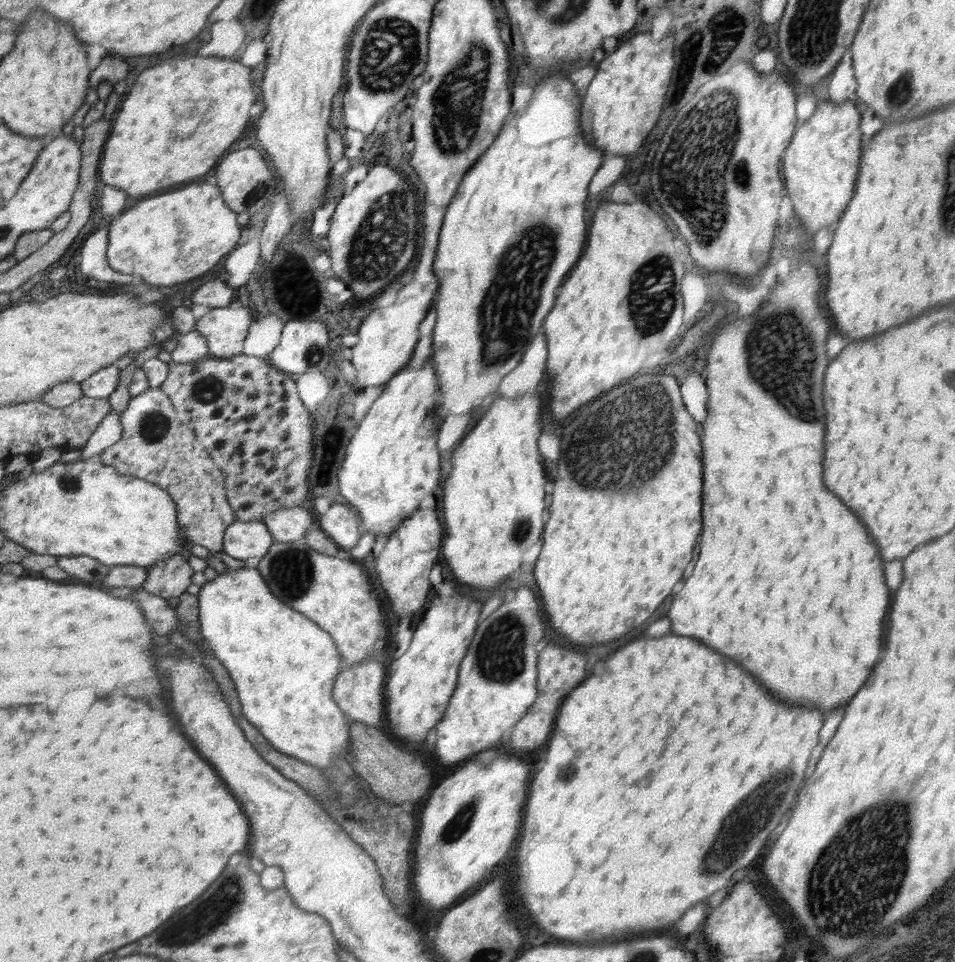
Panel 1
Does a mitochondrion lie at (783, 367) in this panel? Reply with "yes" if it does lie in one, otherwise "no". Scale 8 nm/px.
yes

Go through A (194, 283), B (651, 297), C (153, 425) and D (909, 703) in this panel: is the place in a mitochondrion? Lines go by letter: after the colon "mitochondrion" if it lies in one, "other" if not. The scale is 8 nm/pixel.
A: other
B: mitochondrion
C: mitochondrion
D: other

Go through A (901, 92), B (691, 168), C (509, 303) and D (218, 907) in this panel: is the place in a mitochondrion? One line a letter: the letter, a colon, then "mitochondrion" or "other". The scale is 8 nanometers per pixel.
A: mitochondrion
B: mitochondrion
C: mitochondrion
D: mitochondrion

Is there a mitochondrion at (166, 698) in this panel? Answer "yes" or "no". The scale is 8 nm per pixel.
no

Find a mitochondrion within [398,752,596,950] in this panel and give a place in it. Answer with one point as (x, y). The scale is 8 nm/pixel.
(455, 825)

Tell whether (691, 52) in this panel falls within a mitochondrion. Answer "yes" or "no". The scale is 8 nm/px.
no

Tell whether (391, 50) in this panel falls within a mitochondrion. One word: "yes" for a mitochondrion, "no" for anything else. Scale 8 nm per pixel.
yes

